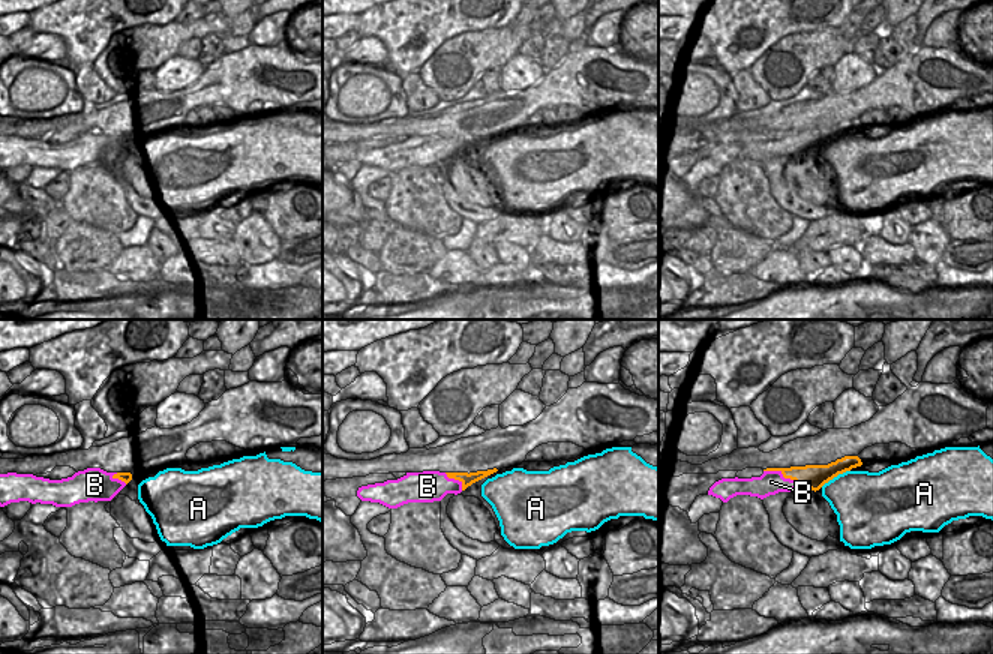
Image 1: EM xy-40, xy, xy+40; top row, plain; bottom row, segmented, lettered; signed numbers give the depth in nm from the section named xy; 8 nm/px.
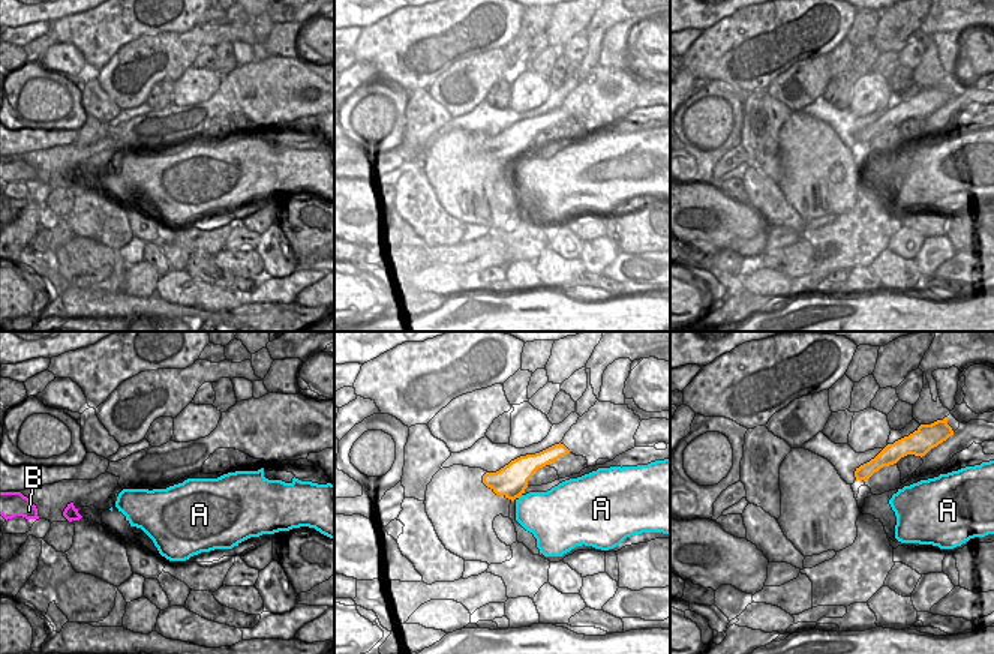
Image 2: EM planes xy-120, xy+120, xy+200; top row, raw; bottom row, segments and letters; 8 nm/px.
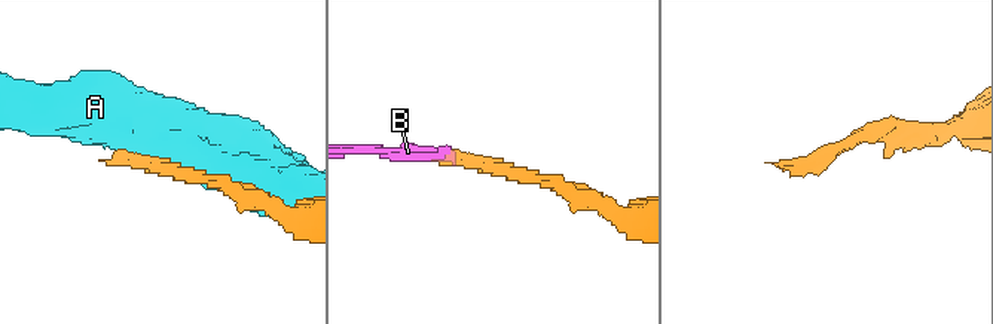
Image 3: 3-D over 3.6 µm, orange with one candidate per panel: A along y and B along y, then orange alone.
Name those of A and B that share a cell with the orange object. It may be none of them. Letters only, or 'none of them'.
B

